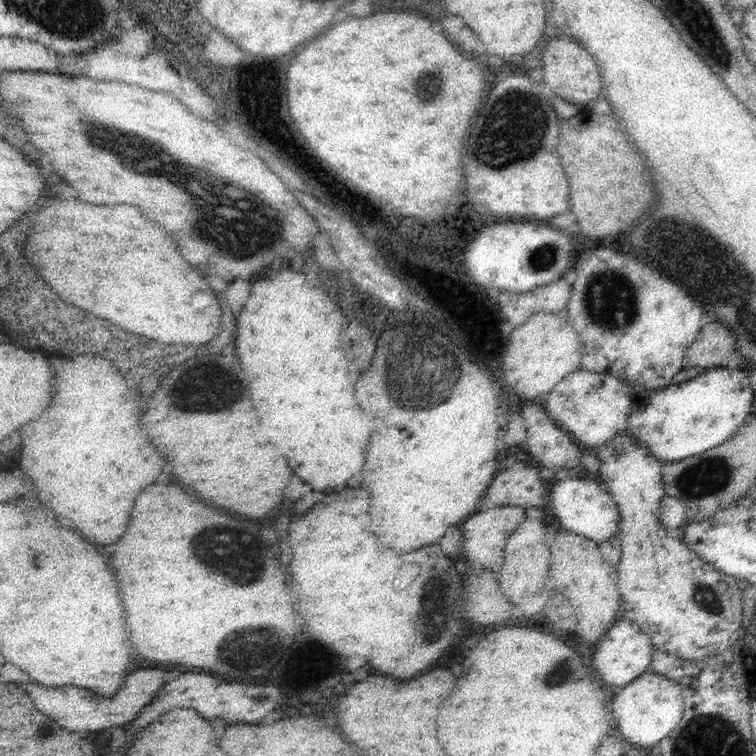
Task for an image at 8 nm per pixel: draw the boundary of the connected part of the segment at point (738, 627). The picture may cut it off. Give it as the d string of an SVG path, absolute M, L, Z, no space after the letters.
M624 430L623 432L620 432L620 434L616 434L614 438L608 440L606 444L598 446L595 454L600 459L599 472L603 480L604 488L612 495L620 514L618 536L620 537L622 552L624 552L624 554L622 554L622 560L620 560L620 564L618 564L618 568L620 568L620 570L618 570L618 574L620 574L618 586L620 586L620 590L624 590L624 592L620 592L620 594L622 594L622 600L624 600L624 606L626 606L624 612L622 612L624 618L634 620L636 624L640 624L640 628L642 628L644 632L648 632L651 638L652 647L656 651L662 651L666 654L673 655L676 658L681 658L682 660L704 660L704 658L714 657L718 654L722 655L726 650L729 650L740 637L744 636L744 631L749 627L748 624L742 624L742 618L744 618L742 610L744 610L744 608L742 608L742 590L738 588L738 580L734 577L717 572L711 564L704 562L701 556L690 551L690 548L684 545L682 538L676 533L672 533L659 524L660 501L665 496L664 483L661 475L663 463L656 460L655 456L650 454L647 446L640 444L635 438L628 436L627 432Z

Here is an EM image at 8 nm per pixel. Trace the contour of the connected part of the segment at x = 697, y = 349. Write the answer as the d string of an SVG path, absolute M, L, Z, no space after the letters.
M705 321L695 341L686 350L684 368L702 366L705 369L725 364L726 358L736 350L734 335L716 322Z

